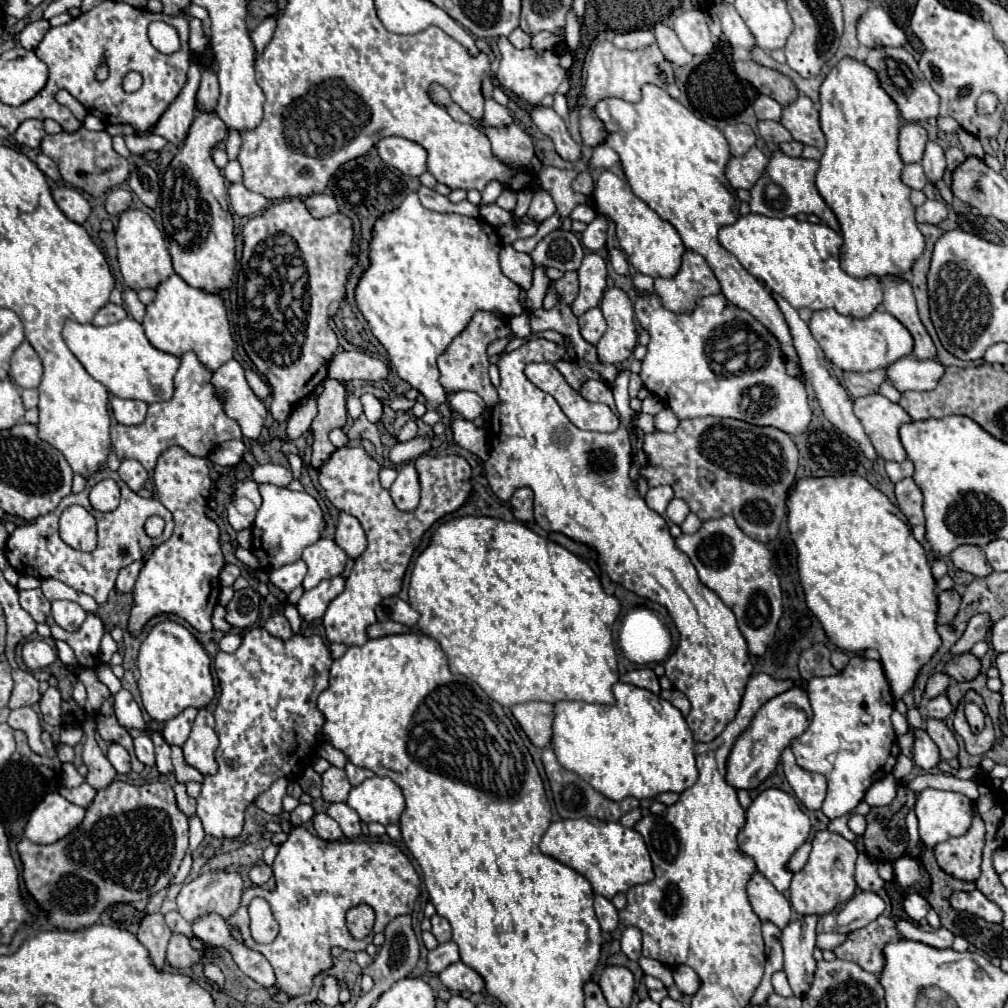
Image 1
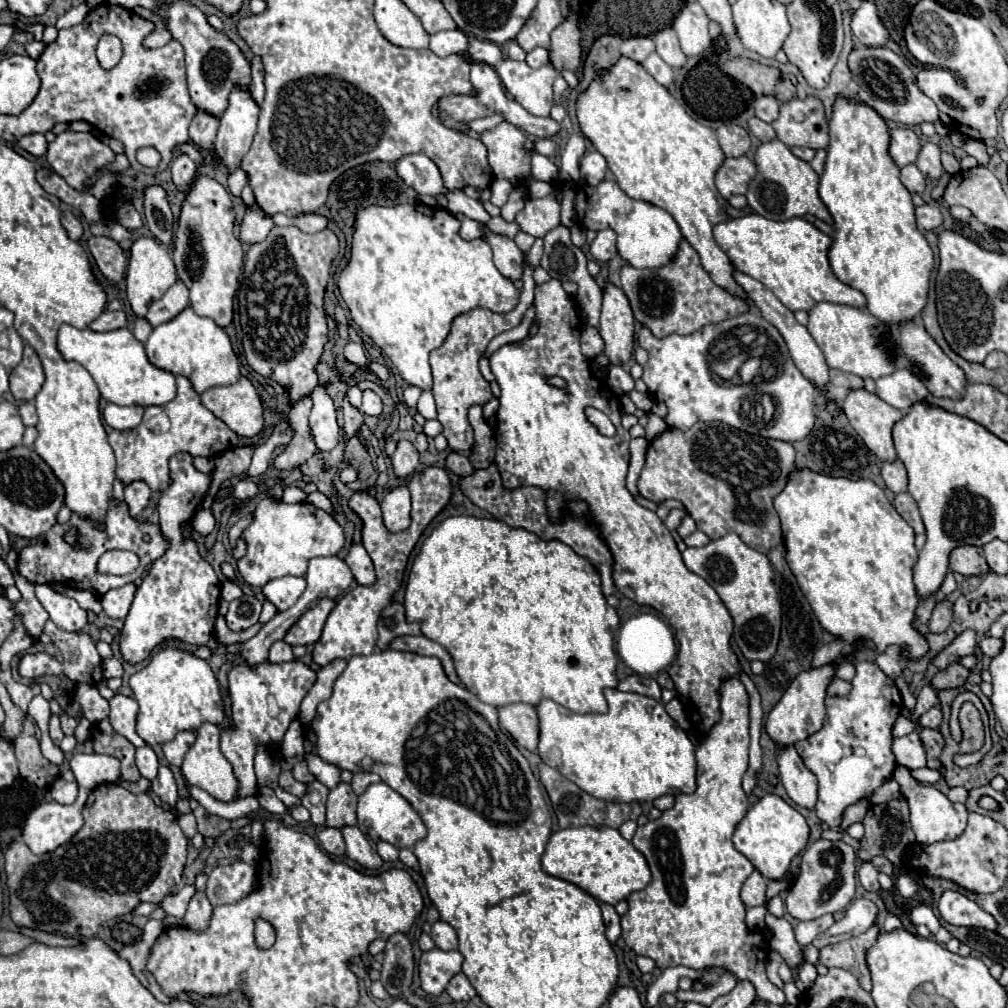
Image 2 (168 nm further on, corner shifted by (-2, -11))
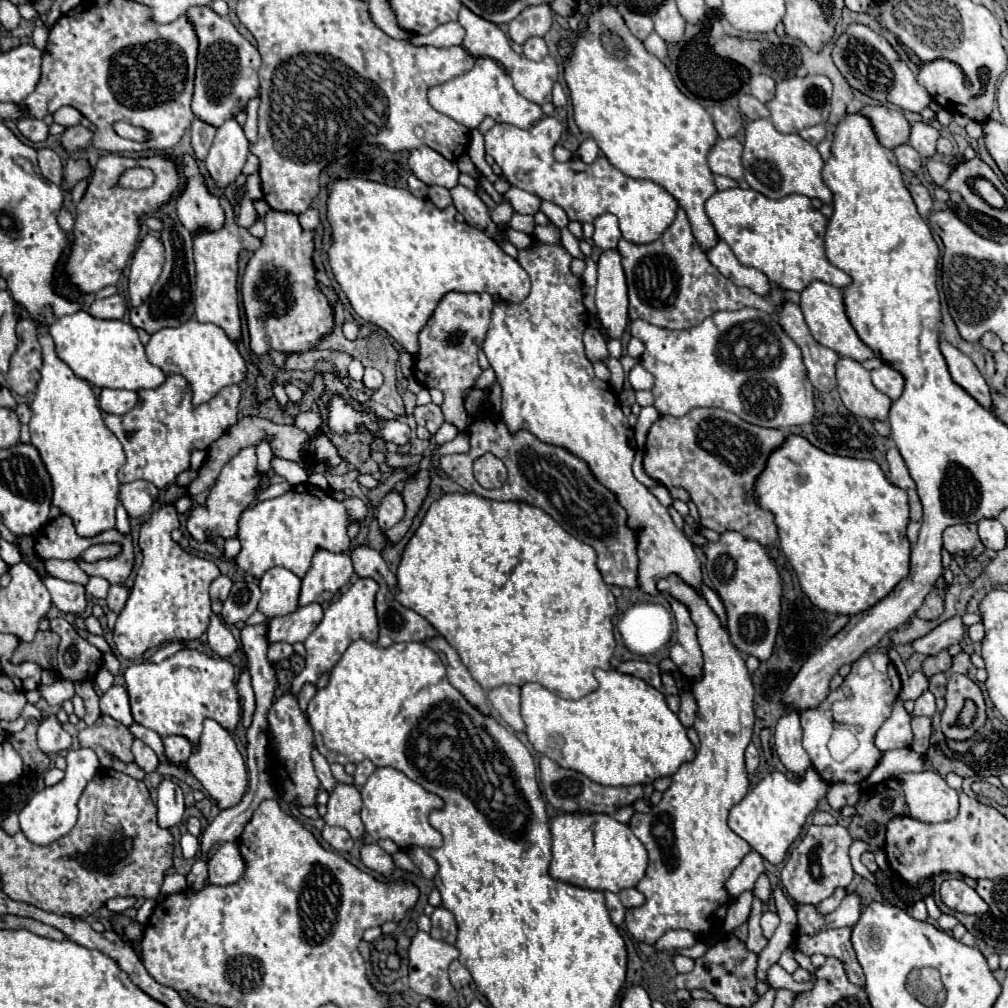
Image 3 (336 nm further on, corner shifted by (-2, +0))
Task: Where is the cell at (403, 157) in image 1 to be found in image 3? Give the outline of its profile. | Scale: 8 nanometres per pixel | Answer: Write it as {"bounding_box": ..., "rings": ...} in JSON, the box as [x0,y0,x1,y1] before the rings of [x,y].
{"bounding_box":[409,145,459,189],"rings":[[[423,145],[409,153],[409,169],[425,185],[441,185],[453,189],[459,185],[459,167],[453,161],[447,161],[443,155]]]}

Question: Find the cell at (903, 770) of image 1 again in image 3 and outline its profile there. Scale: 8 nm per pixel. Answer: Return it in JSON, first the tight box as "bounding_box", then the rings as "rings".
{"bounding_box":[899,771,959,823],"rings":[[[937,771],[901,773],[899,783],[905,791],[913,819],[923,823],[943,823],[957,817],[959,795]]]}

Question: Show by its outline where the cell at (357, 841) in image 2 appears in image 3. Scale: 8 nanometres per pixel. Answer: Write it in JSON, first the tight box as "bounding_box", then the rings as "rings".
{"bounding_box":[361,843,393,875],"rings":[[[369,843],[369,845],[363,845],[361,847],[361,861],[373,869],[373,871],[379,871],[383,875],[389,875],[393,871],[393,859],[389,853],[385,853],[379,845],[375,843]]]}

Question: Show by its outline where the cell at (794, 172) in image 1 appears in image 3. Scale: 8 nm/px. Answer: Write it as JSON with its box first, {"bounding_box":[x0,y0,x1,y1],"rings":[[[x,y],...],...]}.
{"bounding_box":[743,119,831,203],"rings":[[[769,119],[751,121],[745,127],[743,167],[745,167],[745,181],[749,183],[749,187],[769,199],[783,199],[787,195],[799,193],[809,199],[817,197],[823,203],[831,203],[831,191],[821,179],[823,159],[819,151],[811,143],[803,141],[797,133],[789,135],[779,133]]]}

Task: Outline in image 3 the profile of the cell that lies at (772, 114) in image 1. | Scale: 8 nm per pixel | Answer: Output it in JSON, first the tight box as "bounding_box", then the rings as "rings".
{"bounding_box":[749,75,775,103],"rings":[[[753,75],[749,87],[751,87],[751,95],[757,97],[761,103],[769,103],[775,97],[775,81],[767,75]]]}

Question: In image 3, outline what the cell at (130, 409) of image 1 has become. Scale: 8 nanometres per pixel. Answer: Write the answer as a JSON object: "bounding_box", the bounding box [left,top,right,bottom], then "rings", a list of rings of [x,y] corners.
{"bounding_box":[99,389,139,415],"rings":[[[103,389],[99,397],[99,405],[105,413],[113,415],[125,415],[137,405],[139,397],[135,391],[125,391],[125,389]]]}

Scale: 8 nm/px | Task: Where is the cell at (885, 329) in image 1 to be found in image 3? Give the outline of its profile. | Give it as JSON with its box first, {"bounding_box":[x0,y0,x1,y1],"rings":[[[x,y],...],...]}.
{"bounding_box":[801,281,875,363],"rings":[[[813,281],[803,293],[801,293],[801,311],[805,315],[805,323],[811,331],[811,335],[815,337],[817,343],[821,343],[823,347],[829,347],[833,349],[835,353],[839,353],[841,357],[849,357],[849,359],[855,359],[859,363],[867,361],[867,359],[873,359],[875,353],[859,339],[857,331],[853,329],[853,325],[849,323],[847,319],[847,313],[845,313],[845,303],[843,303],[843,293],[841,289],[833,287],[833,285],[827,285],[823,281]]]}

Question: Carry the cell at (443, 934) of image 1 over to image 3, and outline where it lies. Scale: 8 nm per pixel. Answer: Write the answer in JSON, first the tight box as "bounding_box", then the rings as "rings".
{"bounding_box":[431,907,457,943],"rings":[[[437,907],[431,915],[431,937],[447,941],[447,943],[455,943],[457,939],[457,923],[451,911],[447,911],[445,907]]]}

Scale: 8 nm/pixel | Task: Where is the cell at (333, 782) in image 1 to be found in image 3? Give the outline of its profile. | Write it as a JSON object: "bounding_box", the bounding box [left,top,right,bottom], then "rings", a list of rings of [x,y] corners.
{"bounding_box":[323,783,365,839],"rings":[[[337,783],[335,789],[329,793],[327,815],[323,821],[327,825],[337,825],[349,831],[353,839],[363,839],[365,827],[359,817],[361,811],[361,793],[351,783]]]}

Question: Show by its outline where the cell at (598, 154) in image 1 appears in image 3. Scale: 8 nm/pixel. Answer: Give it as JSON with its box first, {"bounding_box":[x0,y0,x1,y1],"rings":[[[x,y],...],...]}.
{"bounding_box":[577,139,599,165],"rings":[[[587,139],[587,141],[583,141],[581,145],[579,145],[579,149],[577,149],[577,159],[581,159],[583,163],[587,163],[587,165],[591,165],[597,157],[599,157],[599,147],[597,147],[597,143],[593,141],[593,139]]]}

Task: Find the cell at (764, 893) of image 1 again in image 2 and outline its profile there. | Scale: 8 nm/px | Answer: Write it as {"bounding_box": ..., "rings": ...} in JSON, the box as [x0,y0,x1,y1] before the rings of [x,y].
{"bounding_box":[741,870,767,908],"rings":[[[755,870],[745,882],[743,882],[743,888],[741,888],[741,900],[747,908],[751,906],[763,906],[765,904],[765,888],[767,888],[767,878]]]}

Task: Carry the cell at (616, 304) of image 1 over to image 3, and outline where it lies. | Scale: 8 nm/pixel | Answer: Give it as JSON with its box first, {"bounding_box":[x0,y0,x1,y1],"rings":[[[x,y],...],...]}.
{"bounding_box":[597,251,629,339],"rings":[[[603,251],[597,261],[597,313],[611,339],[621,339],[629,325],[629,299],[621,257],[617,251]]]}

